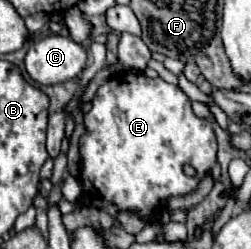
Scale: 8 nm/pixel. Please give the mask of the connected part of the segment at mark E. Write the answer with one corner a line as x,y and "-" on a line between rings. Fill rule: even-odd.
116,73
94,95
92,109
84,115
86,133
80,137
80,183
82,203
98,207
116,215
120,211
134,211
146,219
154,219
160,205
170,195
186,195
196,189
198,181
208,173
216,161
216,137
208,119
198,119
192,113
190,99
176,85
164,79
150,79
144,73
-
192,165
196,177
186,177
182,167

